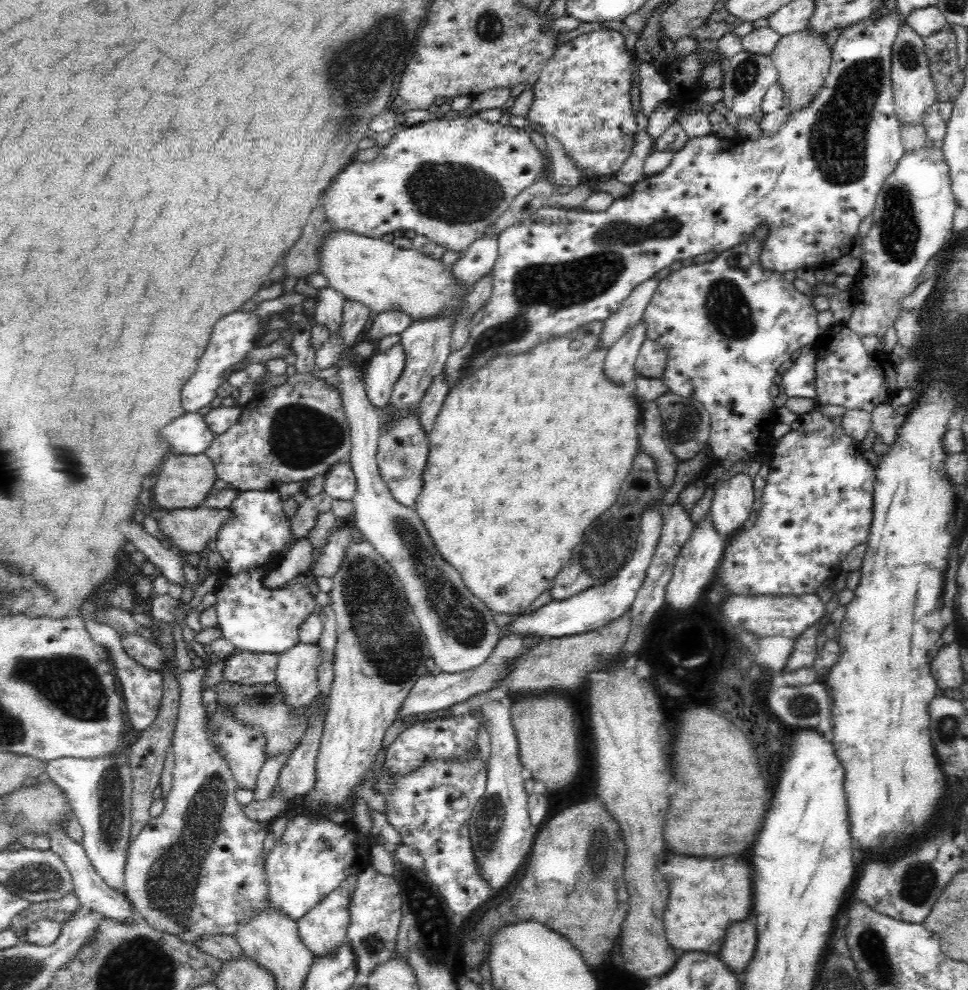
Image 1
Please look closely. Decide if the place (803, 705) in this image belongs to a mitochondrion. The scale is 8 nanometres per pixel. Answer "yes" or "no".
yes

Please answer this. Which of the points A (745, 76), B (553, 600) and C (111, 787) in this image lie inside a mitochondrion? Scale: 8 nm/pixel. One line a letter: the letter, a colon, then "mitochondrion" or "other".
A: mitochondrion
B: other
C: mitochondrion

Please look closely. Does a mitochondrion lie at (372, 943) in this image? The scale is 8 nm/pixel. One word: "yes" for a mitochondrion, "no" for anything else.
yes

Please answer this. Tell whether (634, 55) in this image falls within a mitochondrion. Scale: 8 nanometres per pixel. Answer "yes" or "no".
no

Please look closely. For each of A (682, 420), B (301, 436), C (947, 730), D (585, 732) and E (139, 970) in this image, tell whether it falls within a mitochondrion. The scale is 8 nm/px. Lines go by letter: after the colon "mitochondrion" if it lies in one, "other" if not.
A: mitochondrion
B: mitochondrion
C: mitochondrion
D: other
E: mitochondrion

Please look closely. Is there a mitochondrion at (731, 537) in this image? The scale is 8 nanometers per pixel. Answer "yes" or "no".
no

